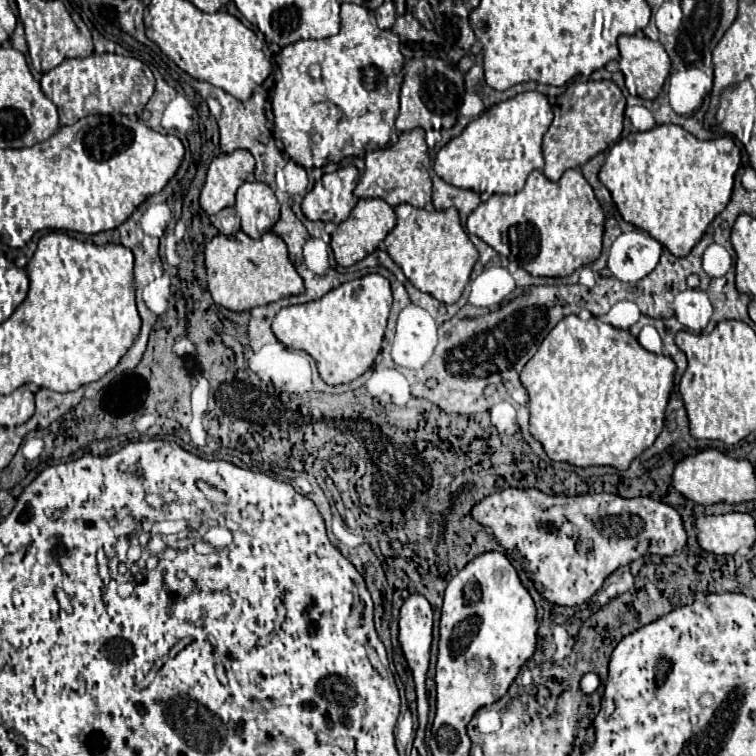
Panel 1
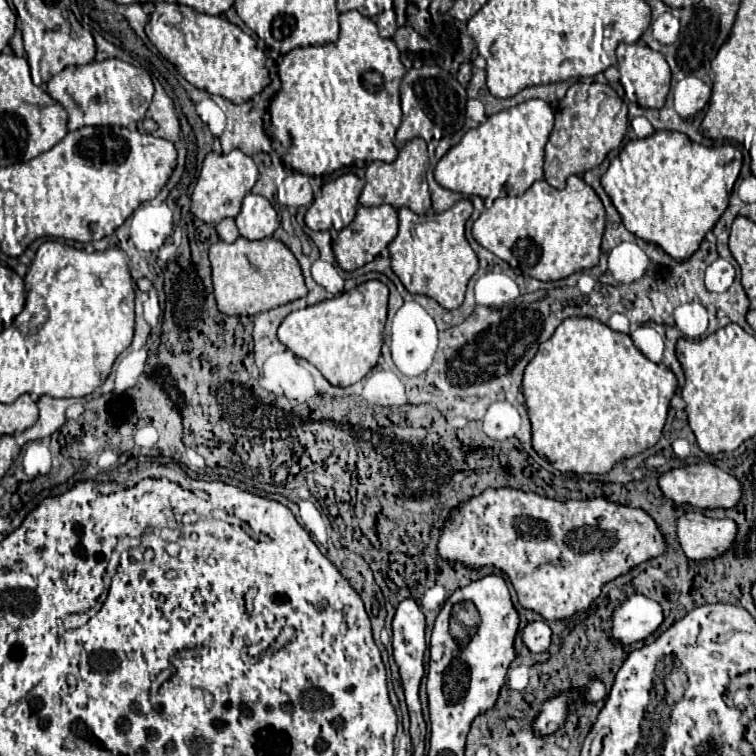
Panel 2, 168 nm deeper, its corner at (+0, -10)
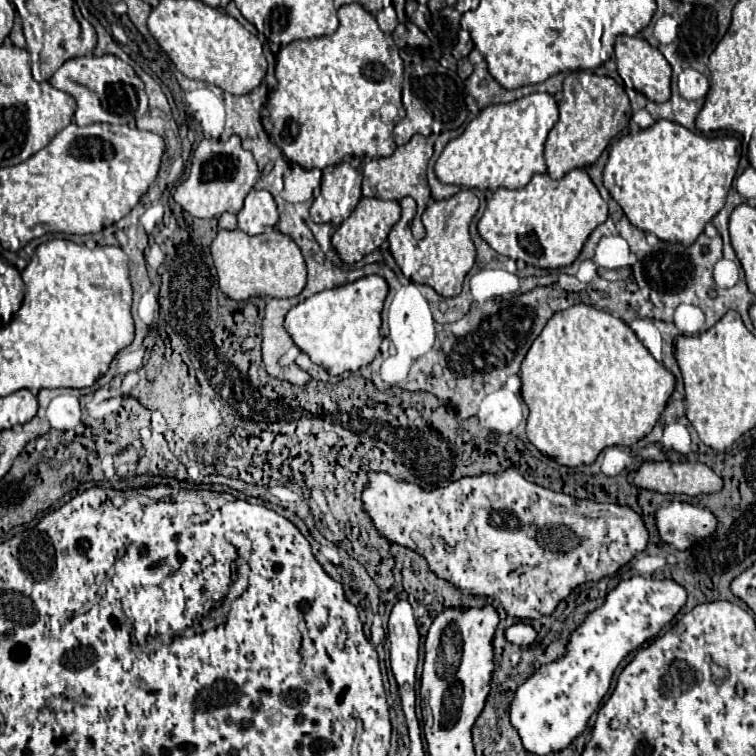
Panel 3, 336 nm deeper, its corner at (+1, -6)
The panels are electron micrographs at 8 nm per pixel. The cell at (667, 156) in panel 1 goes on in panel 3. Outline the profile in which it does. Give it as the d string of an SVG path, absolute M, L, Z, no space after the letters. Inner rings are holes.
M657 120L653 126L639 130L635 134L621 136L609 150L609 160L603 170L603 182L609 190L611 198L623 208L629 222L643 230L655 234L659 240L689 246L703 232L705 224L713 220L713 216L725 206L727 192L737 172L737 164L741 158L739 140L733 136L725 138L703 138L683 128L677 122Z

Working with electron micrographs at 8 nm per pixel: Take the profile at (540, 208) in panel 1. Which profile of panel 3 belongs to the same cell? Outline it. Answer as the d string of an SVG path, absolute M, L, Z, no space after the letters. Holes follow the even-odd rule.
M575 168L561 180L553 180L549 174L537 174L521 190L495 190L477 224L477 230L495 252L551 270L573 264L589 234L605 220L607 202L597 192L589 174Z

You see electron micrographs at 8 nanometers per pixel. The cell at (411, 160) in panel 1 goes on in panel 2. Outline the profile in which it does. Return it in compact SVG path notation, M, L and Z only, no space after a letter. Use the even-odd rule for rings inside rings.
M422 138L410 140L406 146L400 148L398 158L390 164L386 162L372 162L366 170L366 186L360 194L362 206L380 206L390 204L394 208L410 208L419 216L423 216L430 210L430 192L426 182L426 170L428 170L427 143Z

